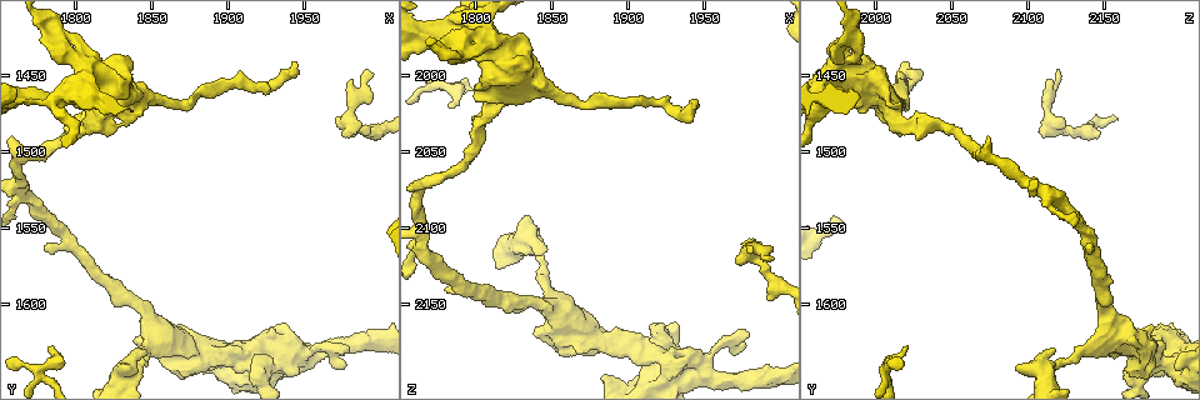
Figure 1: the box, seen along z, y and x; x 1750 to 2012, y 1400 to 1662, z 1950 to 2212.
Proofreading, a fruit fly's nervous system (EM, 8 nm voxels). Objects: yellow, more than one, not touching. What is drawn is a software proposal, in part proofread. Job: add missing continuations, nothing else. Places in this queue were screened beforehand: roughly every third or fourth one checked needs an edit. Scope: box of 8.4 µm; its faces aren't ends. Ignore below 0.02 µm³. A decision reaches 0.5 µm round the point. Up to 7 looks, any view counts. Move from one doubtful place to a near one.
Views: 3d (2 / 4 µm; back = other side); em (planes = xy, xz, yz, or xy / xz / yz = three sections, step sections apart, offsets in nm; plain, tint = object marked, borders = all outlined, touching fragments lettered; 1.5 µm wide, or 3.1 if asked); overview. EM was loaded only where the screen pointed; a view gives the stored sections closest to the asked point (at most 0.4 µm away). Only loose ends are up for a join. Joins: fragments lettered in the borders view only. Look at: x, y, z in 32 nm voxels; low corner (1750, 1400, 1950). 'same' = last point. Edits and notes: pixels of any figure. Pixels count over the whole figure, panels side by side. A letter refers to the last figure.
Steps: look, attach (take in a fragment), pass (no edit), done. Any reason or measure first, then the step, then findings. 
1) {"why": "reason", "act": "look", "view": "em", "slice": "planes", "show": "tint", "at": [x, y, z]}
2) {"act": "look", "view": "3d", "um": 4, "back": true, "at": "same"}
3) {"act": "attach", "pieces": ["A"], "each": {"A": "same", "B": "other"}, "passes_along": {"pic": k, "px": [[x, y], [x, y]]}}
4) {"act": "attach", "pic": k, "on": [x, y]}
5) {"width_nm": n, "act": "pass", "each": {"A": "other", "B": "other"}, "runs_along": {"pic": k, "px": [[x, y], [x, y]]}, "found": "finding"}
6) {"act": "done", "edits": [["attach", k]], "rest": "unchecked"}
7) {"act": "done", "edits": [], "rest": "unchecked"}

{"why": "an open end", "act": "look", "view": "em", "slice": "planes", "show": "borders", "at": [1846, 1630, 2114]}

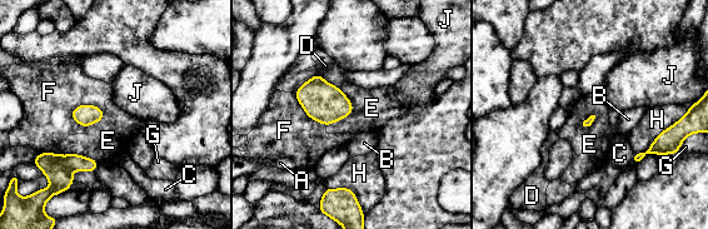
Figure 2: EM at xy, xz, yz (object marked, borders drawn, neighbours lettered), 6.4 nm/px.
{"act": "pass", "each": {"A": "other", "B": "other", "C": "other", "D": "other", "E": "other", "F": "other", "G": "other", "H": "other", "J": "other"}, "border": {"pic": 2, "px": [[340, 88], [352, 111], [327, 127]]}, "found": "no lettered fragment goes on from it"}

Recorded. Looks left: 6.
{"why": "free end", "act": "look", "view": "3d", "um": 4, "at": [1980, 1626, 2172]}

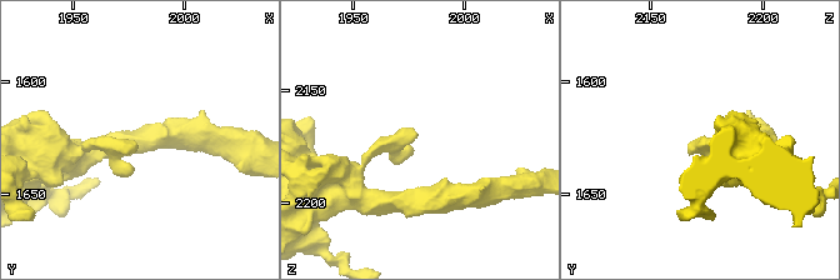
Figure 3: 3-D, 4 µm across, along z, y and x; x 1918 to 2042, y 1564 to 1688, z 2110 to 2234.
{"why": "need the tissue", "act": "look", "view": "em", "slice": "planes", "show": "borders", "at": [1979, 1627, 2171]}

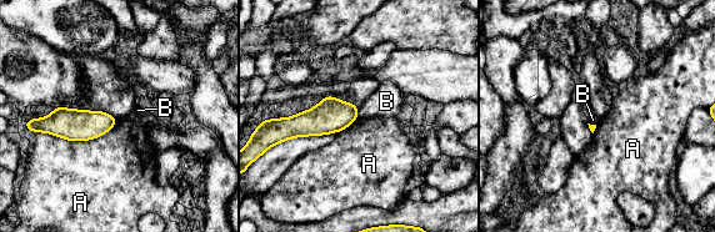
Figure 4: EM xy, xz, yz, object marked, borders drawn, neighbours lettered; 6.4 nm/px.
{"act": "pass", "each": {"A": "other", "B": "other"}, "border": {"pic": 4, "px": [[359, 106], [358, 117]]}, "found": "no lettered fragment goes on from it"}

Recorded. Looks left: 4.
{"why": "branch stops here", "act": "look", "view": "3d", "um": 2, "at": [1780, 1562, 2140]}

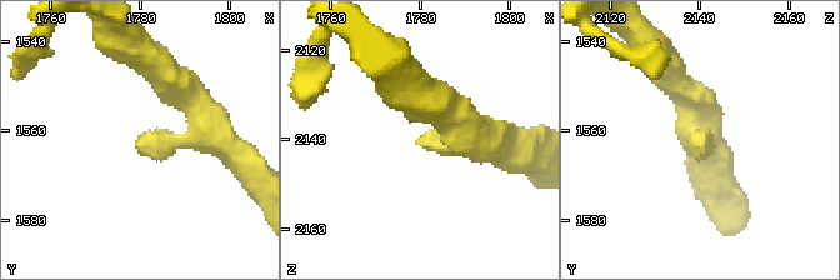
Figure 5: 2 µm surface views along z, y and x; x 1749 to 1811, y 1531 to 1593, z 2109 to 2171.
{"why": "now the EM", "act": "look", "view": "em", "slice": "xy", "step": 4, "show": "borders", "at": [1779, 1563, 2140]}

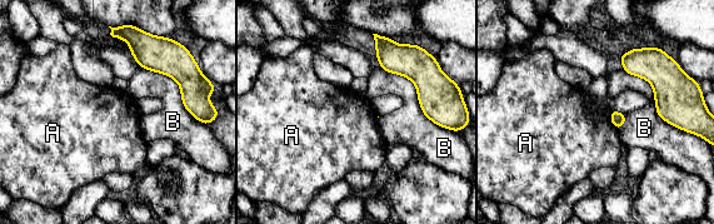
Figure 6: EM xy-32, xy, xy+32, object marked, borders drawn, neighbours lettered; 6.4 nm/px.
{"act": "pass", "each": {"A": "other", "B": "other"}, "border": {"pic": 6, "px": [[609, 109], [609, 119], [618, 130]]}, "found": "none of them fits"}

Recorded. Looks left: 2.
{"act": "done", "edits": [], "rest": "unchecked"}

